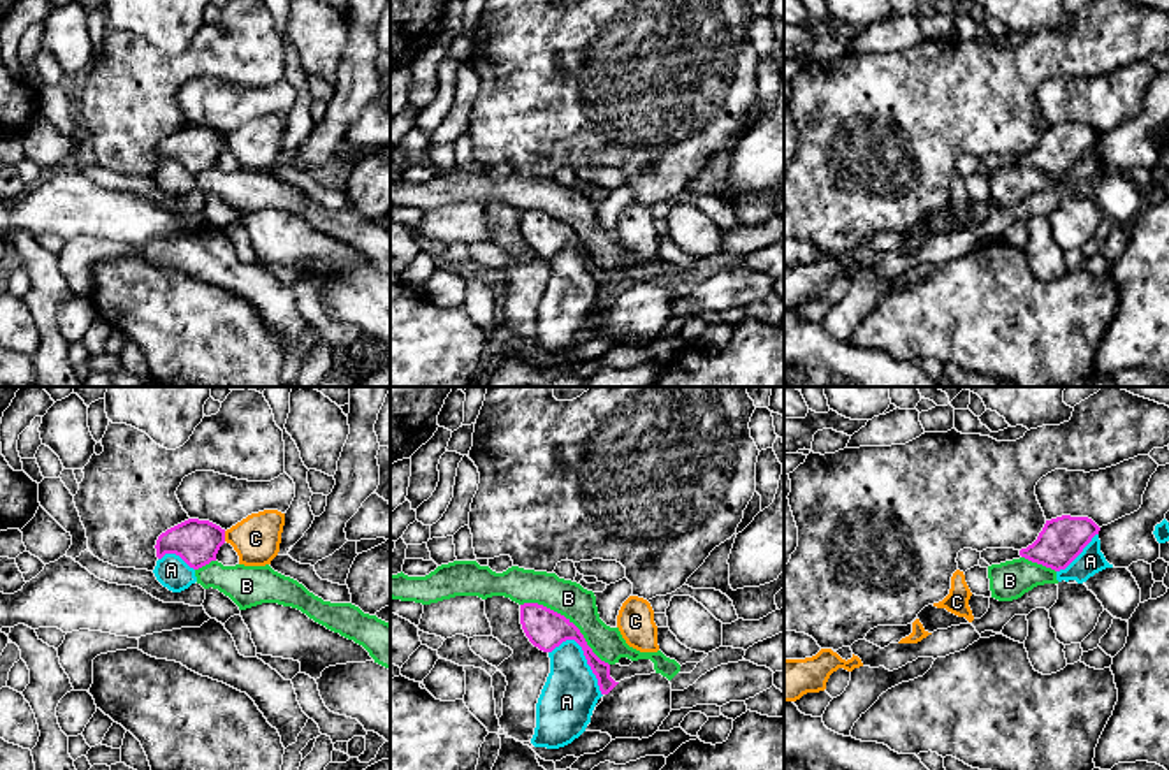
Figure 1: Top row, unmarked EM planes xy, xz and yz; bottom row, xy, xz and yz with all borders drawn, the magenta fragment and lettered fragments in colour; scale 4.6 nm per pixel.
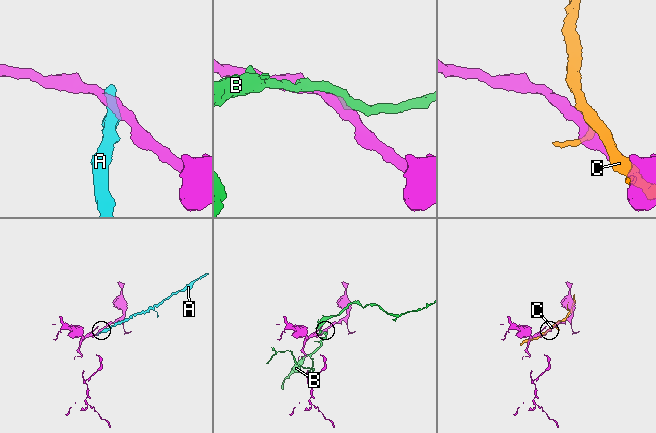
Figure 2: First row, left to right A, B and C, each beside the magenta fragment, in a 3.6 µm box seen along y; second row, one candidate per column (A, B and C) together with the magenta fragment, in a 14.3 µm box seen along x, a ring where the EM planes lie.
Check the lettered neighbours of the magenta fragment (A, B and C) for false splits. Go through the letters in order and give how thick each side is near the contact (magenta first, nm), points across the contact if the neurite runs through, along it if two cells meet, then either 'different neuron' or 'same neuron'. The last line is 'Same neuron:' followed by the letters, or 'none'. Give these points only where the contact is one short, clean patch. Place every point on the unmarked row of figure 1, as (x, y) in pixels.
A: 180/260 nm | different neuron
B: 180/160 nm | different neuron
C: 200/220 nm | different neuron
Same neuron: none

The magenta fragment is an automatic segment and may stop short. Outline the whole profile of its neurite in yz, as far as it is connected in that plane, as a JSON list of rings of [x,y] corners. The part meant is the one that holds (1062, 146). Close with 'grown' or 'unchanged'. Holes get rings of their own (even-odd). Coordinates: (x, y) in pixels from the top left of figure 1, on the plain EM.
[[[1062,121],[1046,127],[1037,146],[1021,155],[1020,162],[1060,178],[1083,158],[1099,137],[1100,134],[1088,123]]]; unchanged

